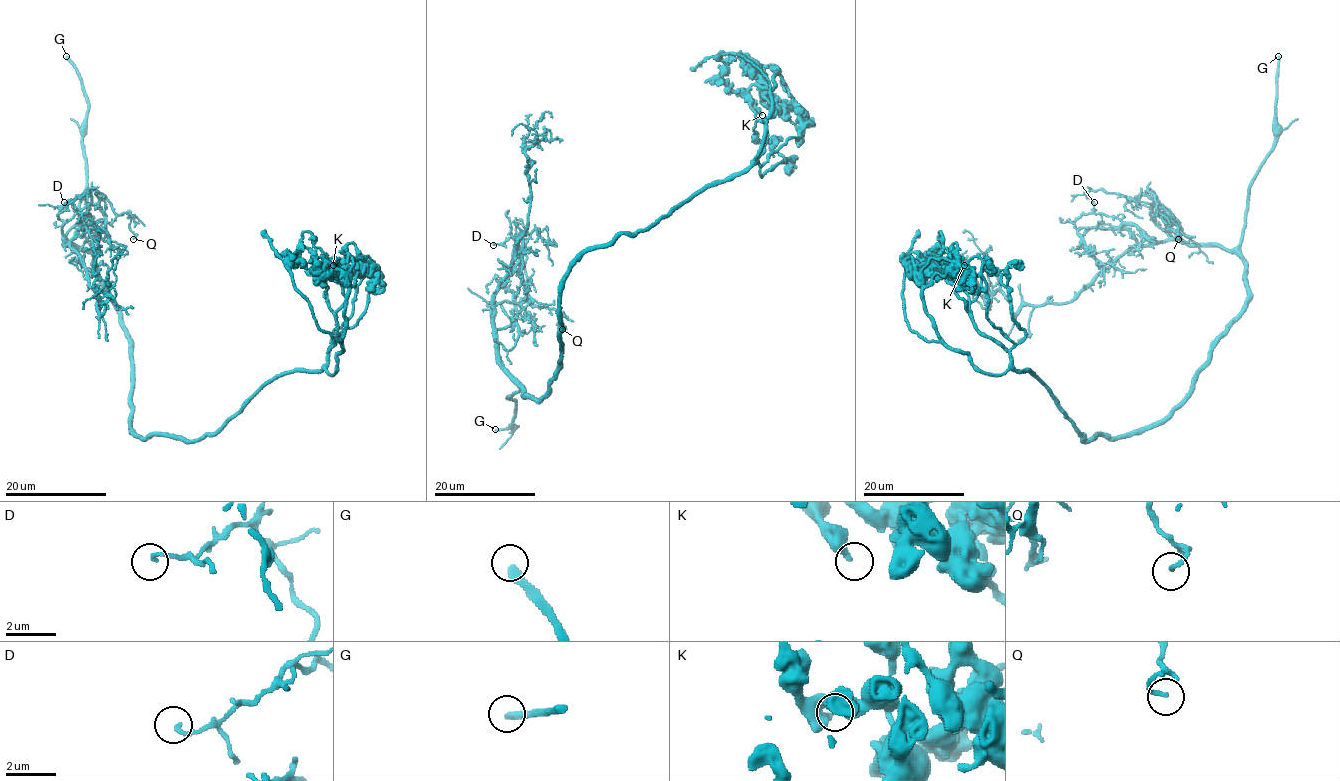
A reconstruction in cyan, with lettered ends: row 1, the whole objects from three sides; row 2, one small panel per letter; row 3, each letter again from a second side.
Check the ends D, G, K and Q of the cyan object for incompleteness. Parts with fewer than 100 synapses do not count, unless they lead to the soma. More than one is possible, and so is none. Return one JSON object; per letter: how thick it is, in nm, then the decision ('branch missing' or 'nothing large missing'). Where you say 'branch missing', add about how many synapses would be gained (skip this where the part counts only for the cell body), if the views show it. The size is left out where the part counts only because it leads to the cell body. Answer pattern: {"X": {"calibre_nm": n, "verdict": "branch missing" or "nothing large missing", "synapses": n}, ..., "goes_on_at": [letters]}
{"D": {"calibre_nm": 160, "verdict": "nothing large missing"}, "G": {"calibre_nm": 320, "verdict": "branch missing"}, "K": {"calibre_nm": 380, "verdict": "nothing large missing"}, "Q": {"calibre_nm": 160, "verdict": "nothing large missing"}, "goes_on_at": ["G"]}

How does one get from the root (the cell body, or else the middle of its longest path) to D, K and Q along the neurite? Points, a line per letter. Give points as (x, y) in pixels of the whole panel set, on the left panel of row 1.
D: (130, 406), (129, 334), (96, 259), (66, 237), (86, 203), (99, 202), (98, 192), (64, 202)
K: (130, 406), (139, 436), (201, 440), (278, 376), (319, 371), (336, 320), (315, 250), (333, 265)
Q: (130, 406), (129, 334), (96, 259), (66, 235), (96, 189), (118, 215), (132, 217), (133, 239)

